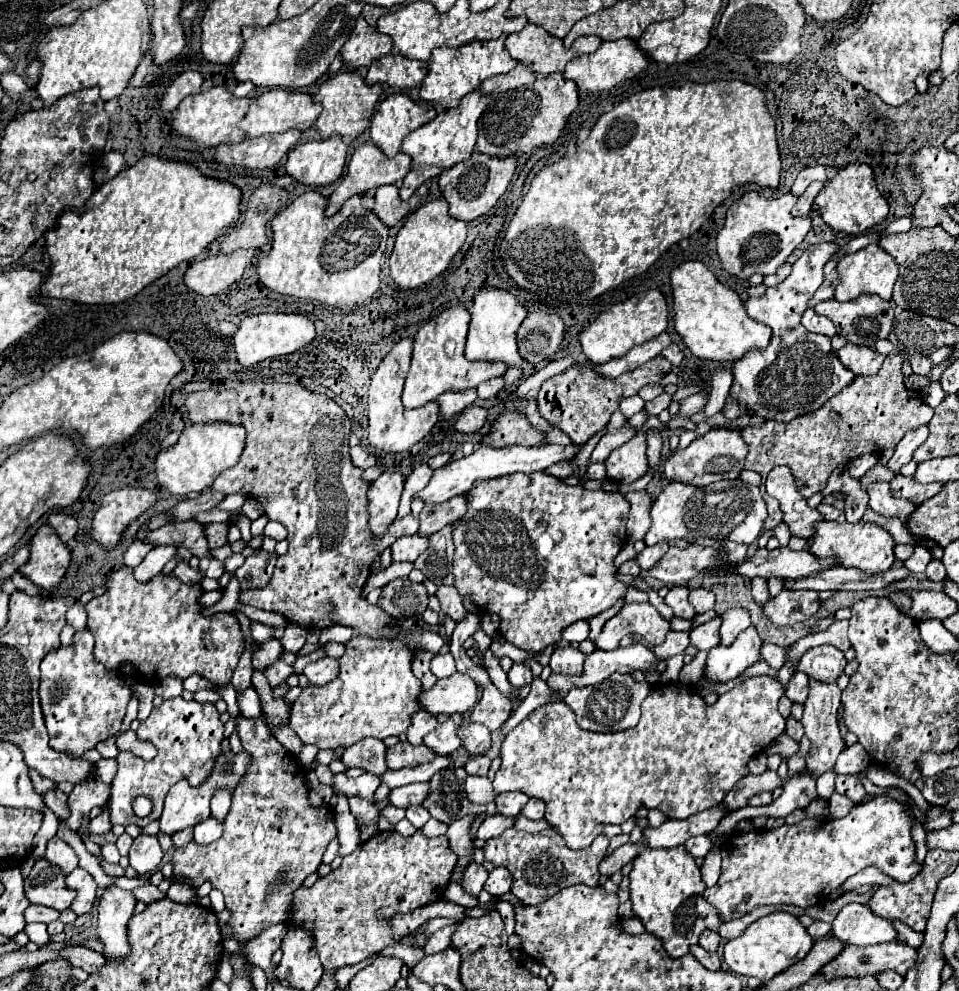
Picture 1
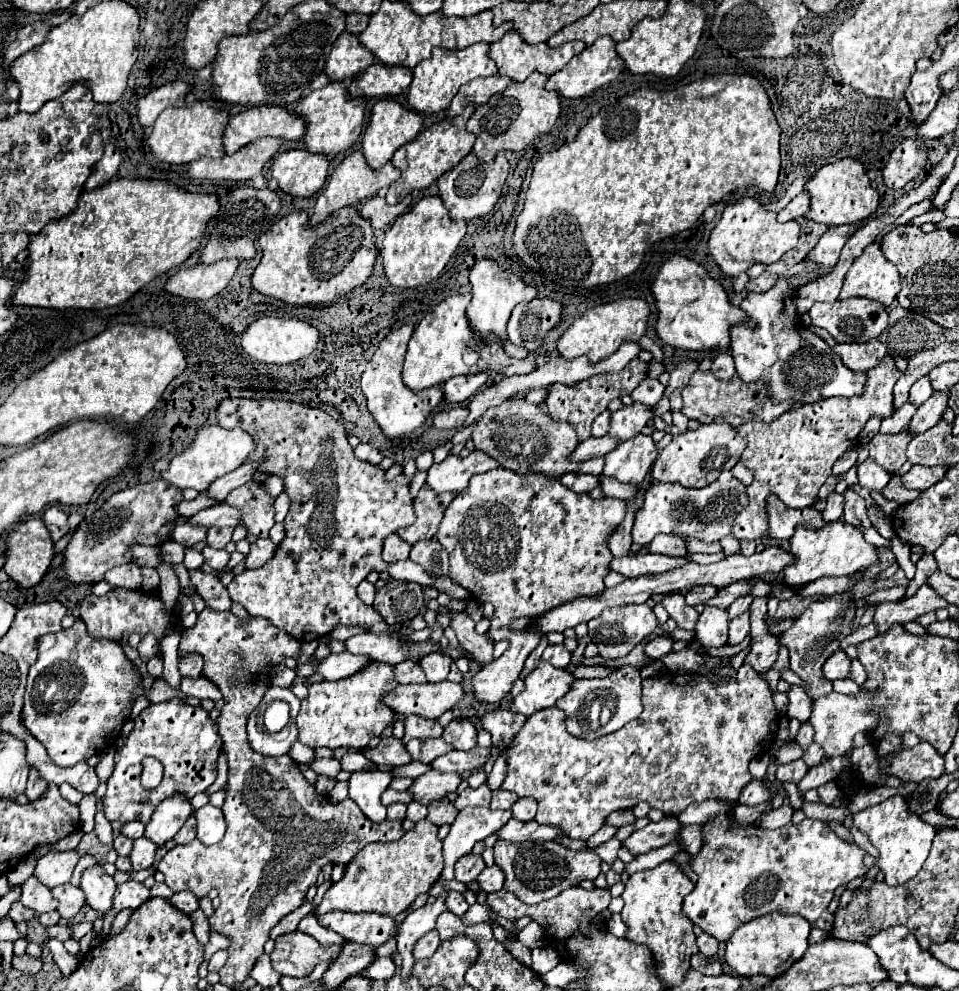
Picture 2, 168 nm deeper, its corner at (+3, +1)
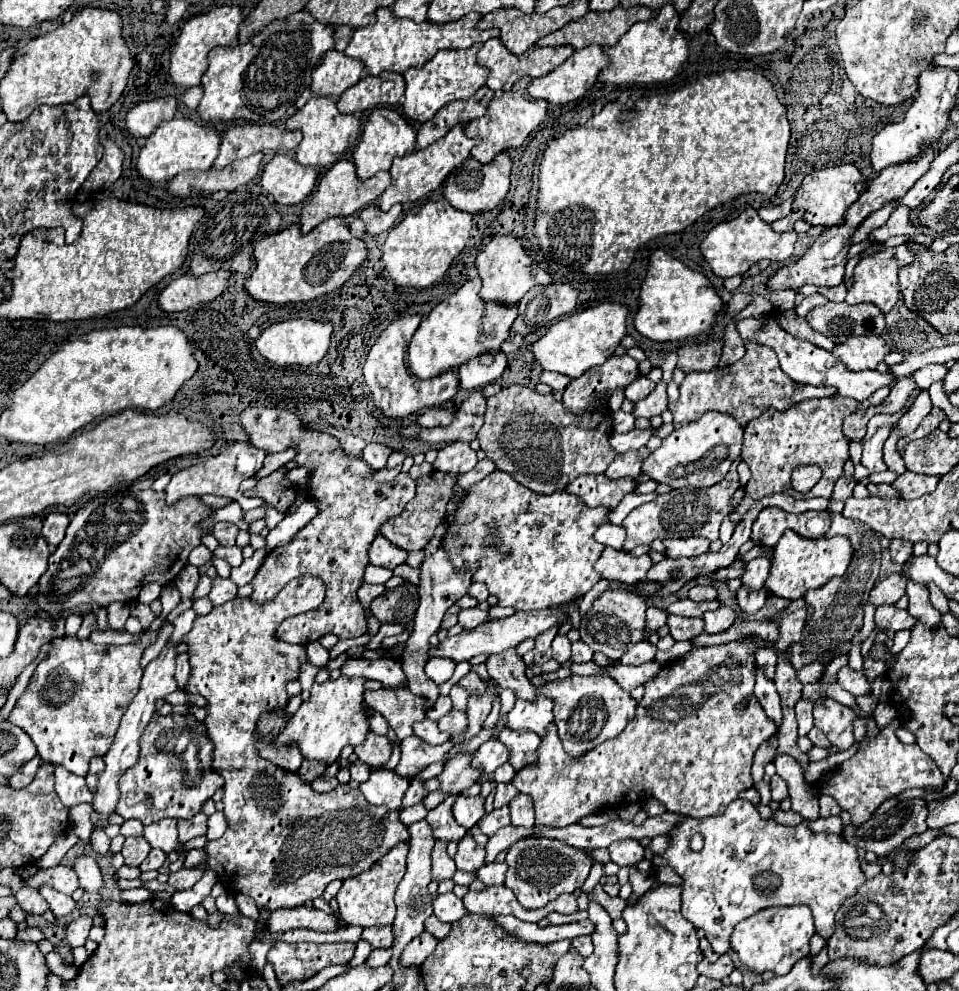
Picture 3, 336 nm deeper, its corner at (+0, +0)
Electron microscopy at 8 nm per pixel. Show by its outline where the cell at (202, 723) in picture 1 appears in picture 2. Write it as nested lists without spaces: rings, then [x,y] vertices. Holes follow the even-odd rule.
[[[174,697],[164,703],[148,705],[136,719],[130,737],[124,747],[116,751],[116,767],[112,777],[108,779],[108,791],[104,797],[104,815],[110,823],[130,823],[142,821],[148,823],[154,809],[160,801],[174,793],[184,793],[186,797],[194,797],[196,793],[206,791],[216,779],[216,757],[222,749],[222,741],[218,737],[216,723],[208,717],[200,705],[186,705],[182,699]],[[146,755],[156,757],[164,765],[164,779],[156,789],[144,789],[140,785],[142,759]]]

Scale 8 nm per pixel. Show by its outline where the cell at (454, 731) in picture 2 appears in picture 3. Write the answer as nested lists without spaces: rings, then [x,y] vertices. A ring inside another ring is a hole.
[[[451,710],[449,714],[445,714],[439,720],[439,730],[447,732],[447,734],[461,734],[467,730],[467,714],[459,712],[459,710]]]

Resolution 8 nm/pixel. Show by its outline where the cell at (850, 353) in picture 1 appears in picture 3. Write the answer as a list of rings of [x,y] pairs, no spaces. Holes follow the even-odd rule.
[[[853,336],[833,348],[833,354],[853,372],[875,370],[889,352],[881,336]]]

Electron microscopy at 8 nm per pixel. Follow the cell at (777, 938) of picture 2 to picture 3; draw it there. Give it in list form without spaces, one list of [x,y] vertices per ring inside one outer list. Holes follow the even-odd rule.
[[[785,906],[785,908],[765,908],[755,916],[739,922],[731,934],[731,948],[739,960],[753,972],[773,972],[787,974],[795,962],[809,954],[809,940],[815,934],[813,916],[809,906]]]

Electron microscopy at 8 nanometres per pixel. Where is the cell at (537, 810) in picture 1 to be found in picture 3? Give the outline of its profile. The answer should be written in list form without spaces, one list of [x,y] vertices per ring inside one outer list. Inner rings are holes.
[[[517,794],[511,802],[509,802],[509,808],[511,808],[511,824],[513,826],[533,826],[535,820],[533,820],[533,800],[525,794]]]

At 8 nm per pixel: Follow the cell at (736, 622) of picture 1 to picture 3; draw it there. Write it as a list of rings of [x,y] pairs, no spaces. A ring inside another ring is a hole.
[[[759,556],[745,564],[745,574],[741,576],[741,582],[745,586],[749,586],[751,590],[759,590],[759,588],[763,588],[767,574],[769,574],[769,558]]]

